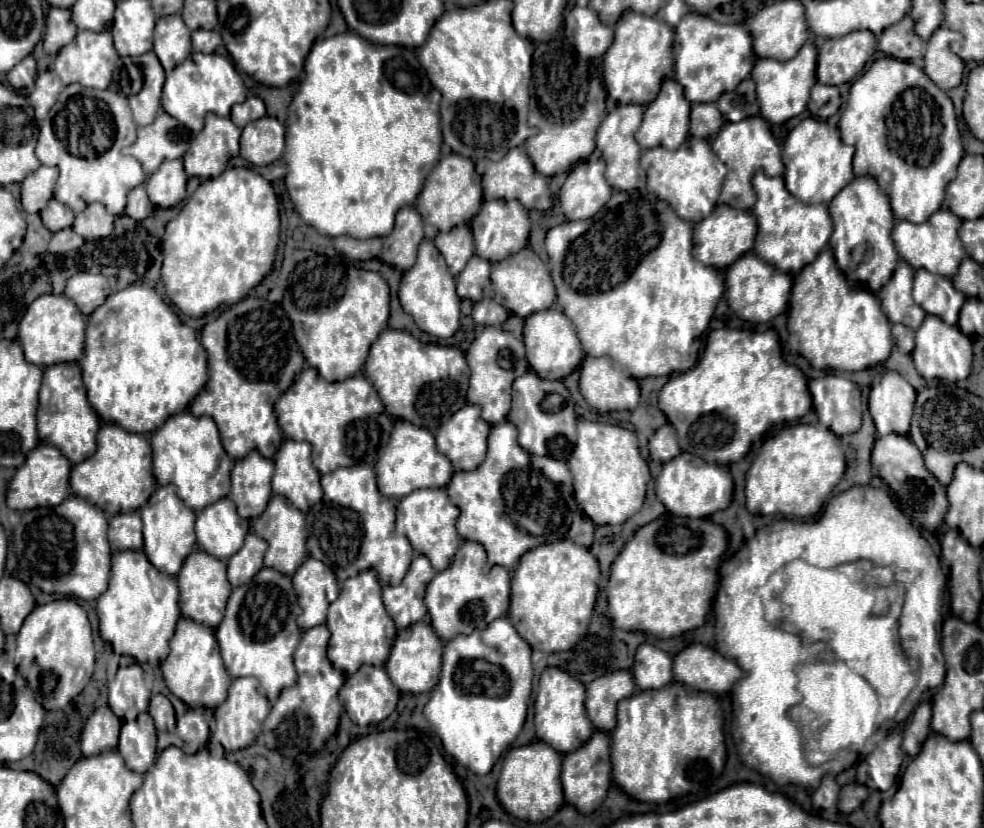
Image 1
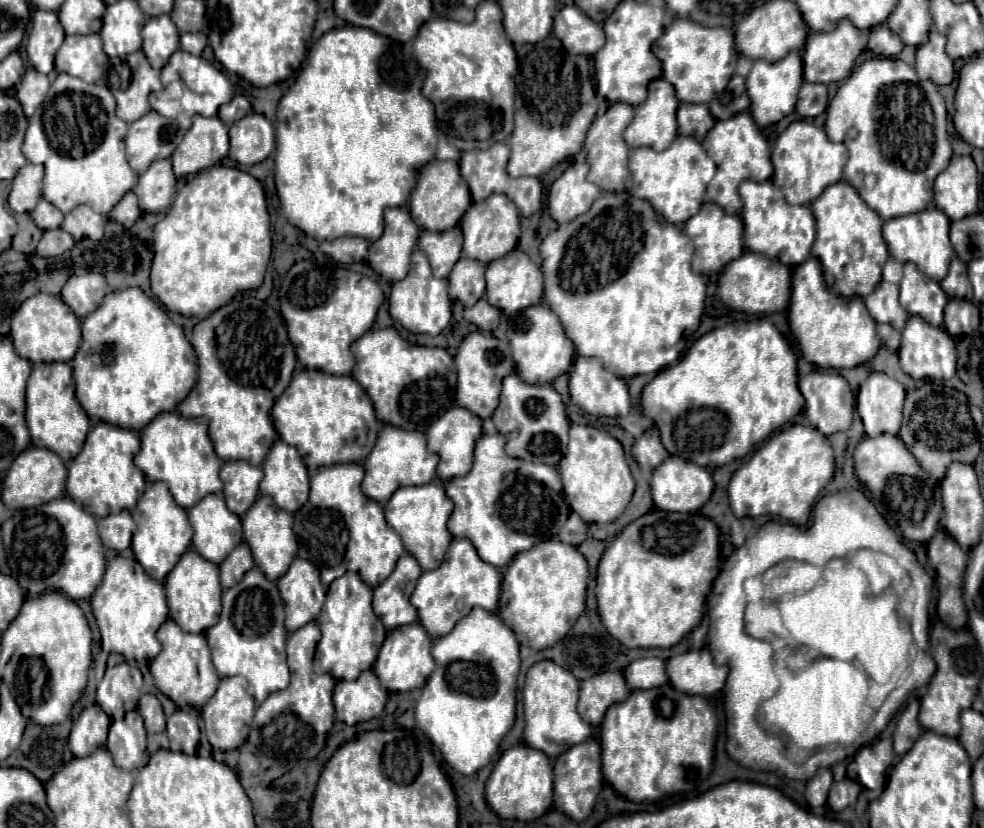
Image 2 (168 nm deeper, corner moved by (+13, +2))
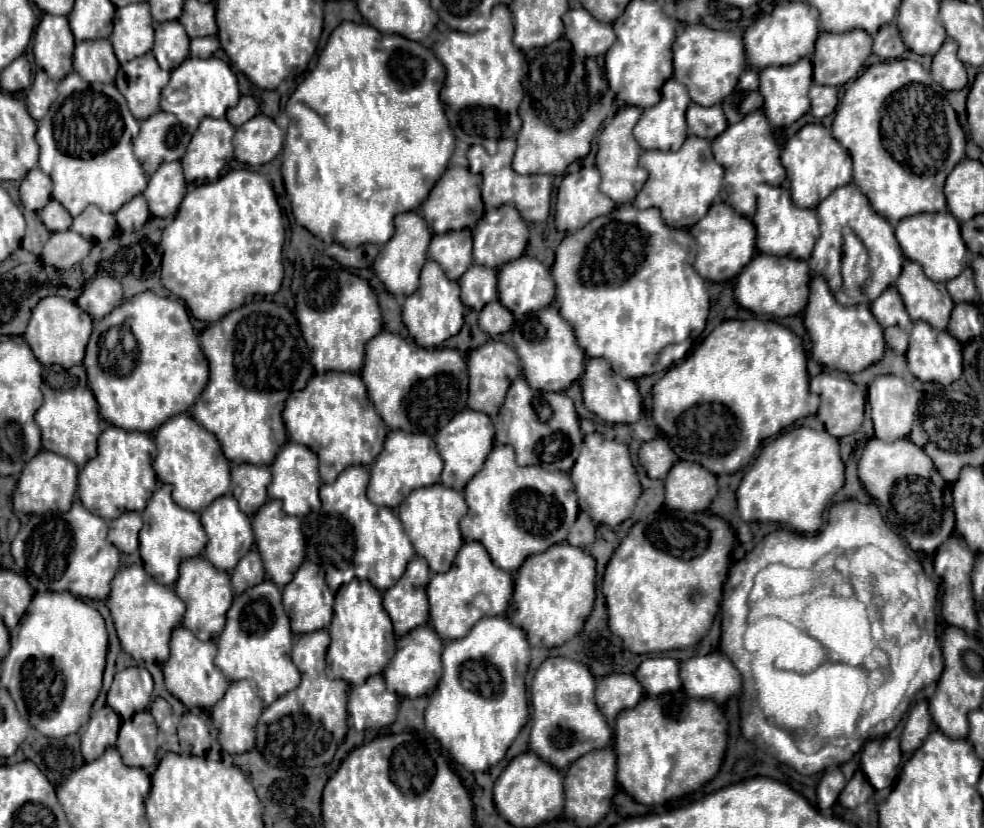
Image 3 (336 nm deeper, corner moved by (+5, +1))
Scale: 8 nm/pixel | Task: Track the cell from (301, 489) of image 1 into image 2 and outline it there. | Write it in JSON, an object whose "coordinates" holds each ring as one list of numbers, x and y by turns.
{"coordinates":[[277,439,273,443,273,449,267,453,267,457,263,461,263,473,265,473,265,477,261,479,259,491,263,495,271,495,273,501,277,501,279,509,295,513,309,499,309,475,307,475,303,461,301,461,299,451,293,445]]}

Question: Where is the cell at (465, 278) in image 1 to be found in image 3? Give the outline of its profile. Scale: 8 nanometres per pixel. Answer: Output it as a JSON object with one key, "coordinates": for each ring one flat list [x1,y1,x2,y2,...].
{"coordinates":[[469,266,469,270,461,276,461,302,471,310,481,310,493,298,497,298,497,270,489,270,487,266]]}

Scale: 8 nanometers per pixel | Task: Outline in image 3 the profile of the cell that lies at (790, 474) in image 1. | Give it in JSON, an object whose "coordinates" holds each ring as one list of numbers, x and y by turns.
{"coordinates":[[799,426,789,432,783,432,761,450,751,470,743,476,737,488,739,514,745,522,781,522,797,532,815,534,823,524,823,510,827,502,833,498,835,492,843,488,845,482,843,472,845,466,839,456,839,440,833,438,827,430,813,430]]}

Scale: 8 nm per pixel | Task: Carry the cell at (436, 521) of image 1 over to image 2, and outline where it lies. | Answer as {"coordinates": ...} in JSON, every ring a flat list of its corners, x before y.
{"coordinates":[[435,483,419,485,419,487,401,487,393,493,393,497,385,505,385,519,389,527,393,527,405,549,419,561,423,571,437,569,441,565,445,551,451,543,451,533,447,531,447,519,453,511,453,501,445,497,445,489,437,487]]}

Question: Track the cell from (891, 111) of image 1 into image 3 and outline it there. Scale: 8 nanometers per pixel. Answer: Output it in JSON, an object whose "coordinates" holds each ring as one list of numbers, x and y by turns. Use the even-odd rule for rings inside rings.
{"coordinates":[[891,60,869,66,847,90,841,104,835,110,833,138,845,146,853,158,853,182,867,196,871,208,885,216,893,226,907,216,923,212,945,212,943,186,951,170,965,154,965,134,951,108,947,94,931,74,913,60],[883,130,887,132,887,152,883,142]]}

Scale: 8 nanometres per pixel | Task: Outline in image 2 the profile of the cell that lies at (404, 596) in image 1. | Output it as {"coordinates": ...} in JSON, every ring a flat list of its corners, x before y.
{"coordinates":[[401,555,395,571,373,591,373,611,383,621,385,629,397,625,409,625,417,621,417,609,413,609,409,597,413,585,421,575,421,567,413,555]]}

